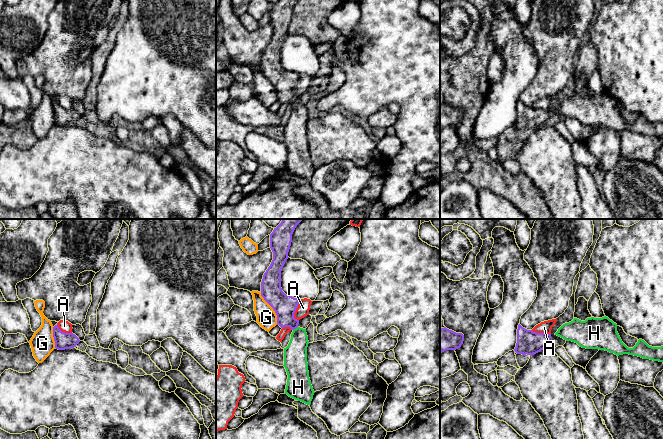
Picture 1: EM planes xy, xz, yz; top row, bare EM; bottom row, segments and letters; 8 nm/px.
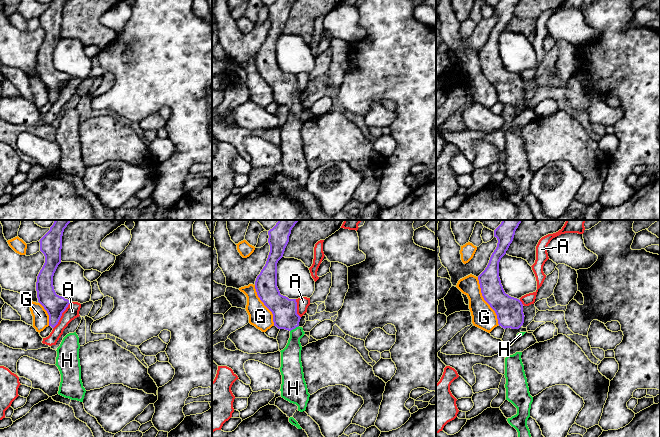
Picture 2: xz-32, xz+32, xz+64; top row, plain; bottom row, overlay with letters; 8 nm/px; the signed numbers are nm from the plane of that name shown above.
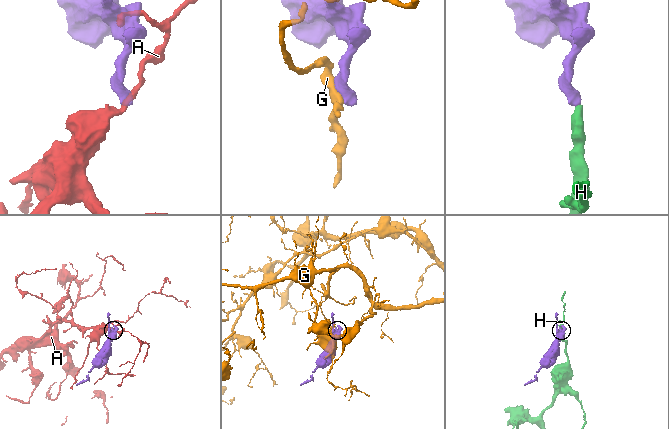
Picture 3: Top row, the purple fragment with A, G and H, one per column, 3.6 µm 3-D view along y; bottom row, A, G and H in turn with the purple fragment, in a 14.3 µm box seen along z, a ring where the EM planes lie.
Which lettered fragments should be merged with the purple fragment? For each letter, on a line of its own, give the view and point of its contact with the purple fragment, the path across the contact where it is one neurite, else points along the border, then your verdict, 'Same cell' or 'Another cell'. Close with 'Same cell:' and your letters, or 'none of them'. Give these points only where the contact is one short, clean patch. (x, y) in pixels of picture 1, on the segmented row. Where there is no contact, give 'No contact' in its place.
A: Touches purple at xz (295, 310). Boundary: xz (300, 299), (294, 313), (294, 317), (297, 320). Another cell
G: Touches purple at xz (273, 309). Another cell
H: Touches purple at xz (295, 328). Path across: xz (284, 305), (285, 316), (295, 328), (295, 354). Same cell
Same cell: H

